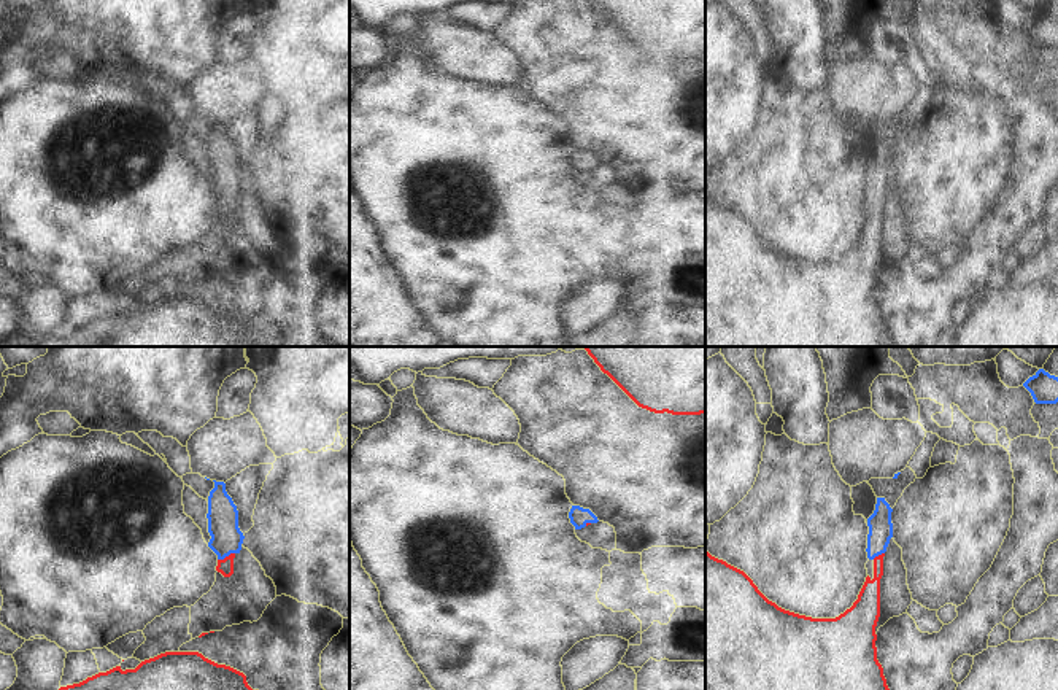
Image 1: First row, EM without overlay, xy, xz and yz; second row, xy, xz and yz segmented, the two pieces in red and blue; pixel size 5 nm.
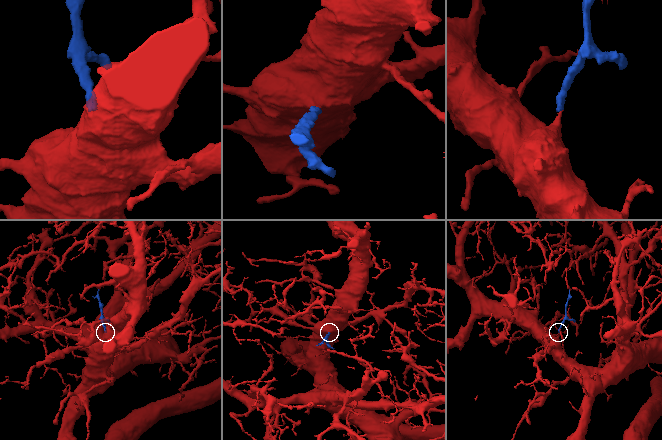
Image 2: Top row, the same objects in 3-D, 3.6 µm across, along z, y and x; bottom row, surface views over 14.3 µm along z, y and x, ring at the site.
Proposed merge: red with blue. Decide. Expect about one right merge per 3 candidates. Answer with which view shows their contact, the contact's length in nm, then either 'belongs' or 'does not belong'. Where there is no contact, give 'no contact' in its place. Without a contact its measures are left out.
meets red in xy; contact 100 nm long; belongs

